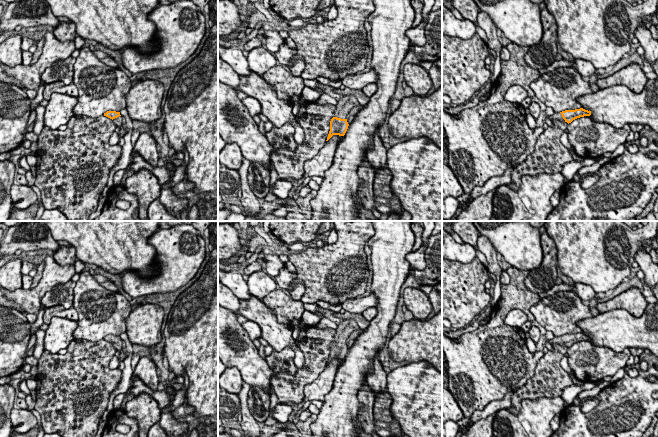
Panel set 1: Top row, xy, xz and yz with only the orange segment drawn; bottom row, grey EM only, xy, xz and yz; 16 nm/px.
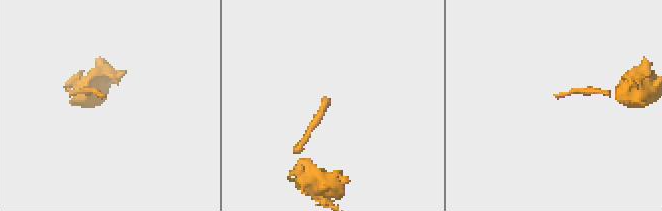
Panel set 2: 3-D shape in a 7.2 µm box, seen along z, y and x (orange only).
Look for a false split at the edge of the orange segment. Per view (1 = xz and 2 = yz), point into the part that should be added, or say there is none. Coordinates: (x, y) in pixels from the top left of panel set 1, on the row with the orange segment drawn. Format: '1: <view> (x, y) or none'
1: xz (347, 102)
2: yz (556, 116)

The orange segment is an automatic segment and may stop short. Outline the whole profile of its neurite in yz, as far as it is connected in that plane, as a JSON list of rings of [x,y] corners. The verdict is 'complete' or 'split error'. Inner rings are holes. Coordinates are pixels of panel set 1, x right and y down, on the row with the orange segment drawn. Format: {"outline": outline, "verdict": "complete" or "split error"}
{"outline": [[[580,108],[580,109],[575,109],[575,110],[565,110],[562,112],[557,112],[548,117],[551,121],[559,120],[561,122],[567,122],[569,124],[577,118],[590,116],[590,115],[591,115],[591,111]]], "verdict": "split error"}

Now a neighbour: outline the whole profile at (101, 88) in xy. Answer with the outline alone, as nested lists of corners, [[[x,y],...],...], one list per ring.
[[[89,47],[79,50],[79,56],[74,64],[73,83],[78,89],[78,100],[73,109],[74,115],[92,118],[98,118],[107,111],[120,112],[122,109],[126,109],[126,95],[132,87],[132,79],[119,68],[102,63]]]

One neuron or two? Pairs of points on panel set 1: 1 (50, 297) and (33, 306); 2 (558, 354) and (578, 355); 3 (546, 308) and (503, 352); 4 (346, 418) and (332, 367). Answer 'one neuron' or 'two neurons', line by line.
1: two neurons
2: two neurons
3: two neurons
4: two neurons

